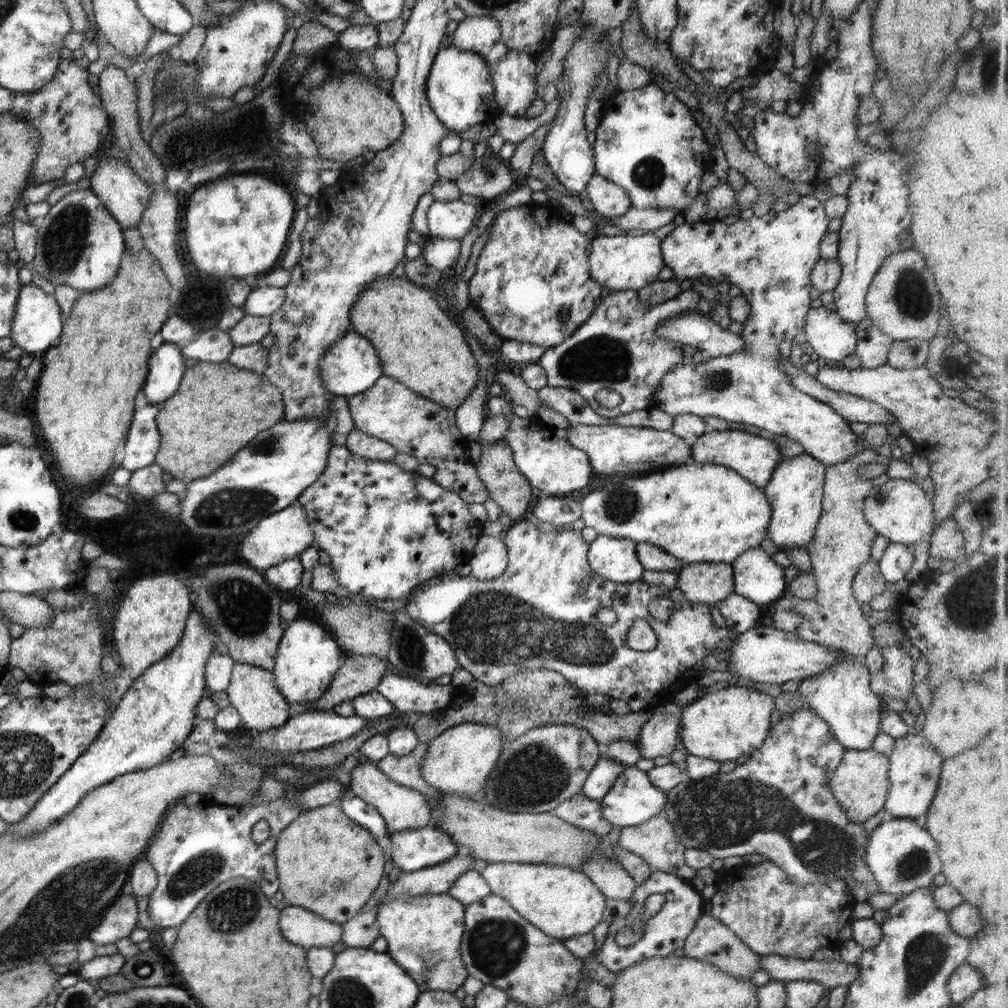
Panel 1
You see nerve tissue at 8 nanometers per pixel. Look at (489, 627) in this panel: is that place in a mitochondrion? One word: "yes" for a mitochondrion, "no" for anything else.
yes

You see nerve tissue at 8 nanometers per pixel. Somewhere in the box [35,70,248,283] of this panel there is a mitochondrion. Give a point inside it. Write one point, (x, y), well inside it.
(64, 242)

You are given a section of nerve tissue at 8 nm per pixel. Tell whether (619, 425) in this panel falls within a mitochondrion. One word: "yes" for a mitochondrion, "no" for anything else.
no

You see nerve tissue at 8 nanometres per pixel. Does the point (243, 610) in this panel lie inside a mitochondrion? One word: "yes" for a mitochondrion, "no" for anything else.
yes

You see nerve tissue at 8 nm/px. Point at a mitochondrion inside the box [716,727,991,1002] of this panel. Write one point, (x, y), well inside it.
(925, 954)

